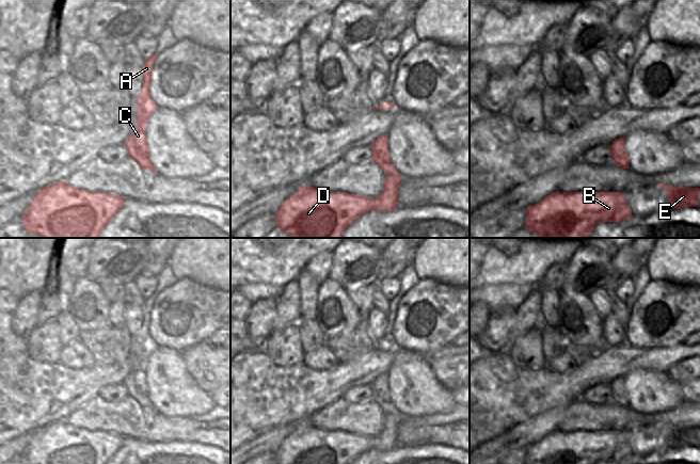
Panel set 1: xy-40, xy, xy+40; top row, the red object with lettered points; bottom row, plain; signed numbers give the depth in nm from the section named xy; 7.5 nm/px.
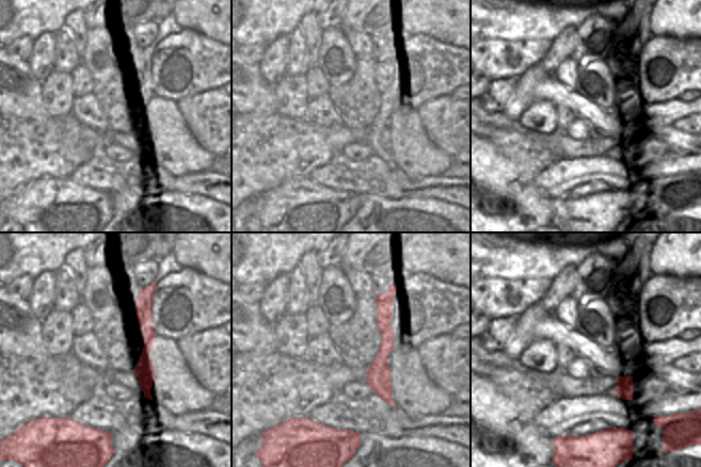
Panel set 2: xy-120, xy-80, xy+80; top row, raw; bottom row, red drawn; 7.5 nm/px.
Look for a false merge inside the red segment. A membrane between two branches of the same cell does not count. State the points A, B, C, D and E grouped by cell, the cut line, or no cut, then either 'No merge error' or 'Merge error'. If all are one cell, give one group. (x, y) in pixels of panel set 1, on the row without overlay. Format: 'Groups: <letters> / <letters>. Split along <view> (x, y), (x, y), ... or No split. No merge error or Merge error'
Groups: A C / B D E. Split along xy (388, 413), (400, 418). Merge error.

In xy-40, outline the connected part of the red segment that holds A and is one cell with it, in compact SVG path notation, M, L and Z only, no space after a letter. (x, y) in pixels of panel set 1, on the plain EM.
M155 291L148 299L145 299L145 304L141 307L143 313L143 325L137 338L137 364L124 383L128 389L129 396L139 405L153 412L156 412L156 409L149 398L147 377L145 374L145 364L149 355L158 348L149 334L152 307L157 295L158 294Z

